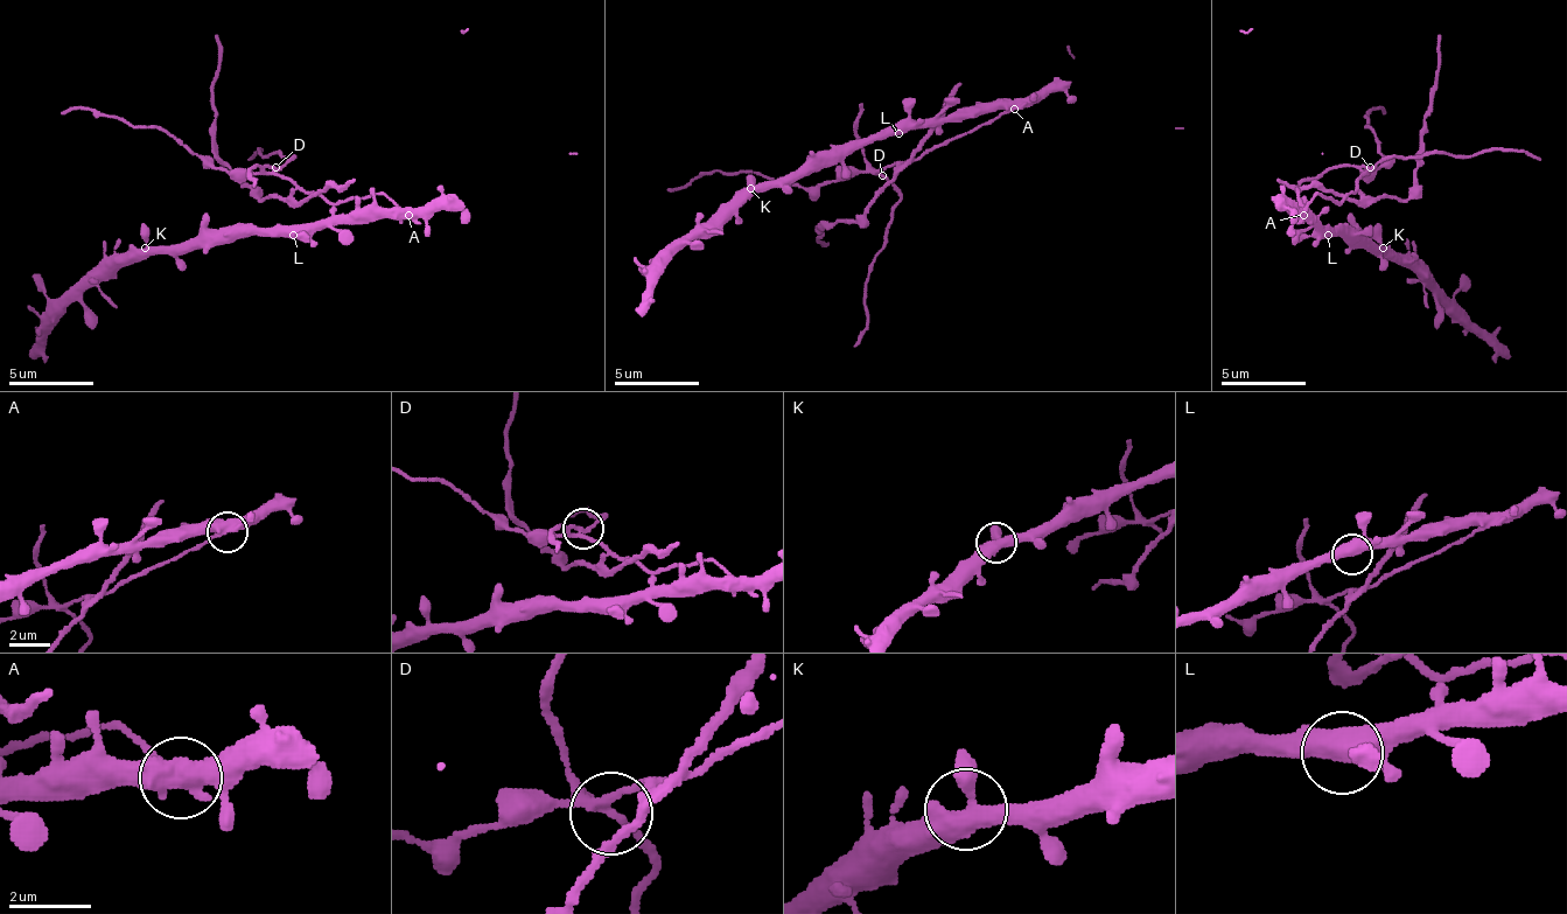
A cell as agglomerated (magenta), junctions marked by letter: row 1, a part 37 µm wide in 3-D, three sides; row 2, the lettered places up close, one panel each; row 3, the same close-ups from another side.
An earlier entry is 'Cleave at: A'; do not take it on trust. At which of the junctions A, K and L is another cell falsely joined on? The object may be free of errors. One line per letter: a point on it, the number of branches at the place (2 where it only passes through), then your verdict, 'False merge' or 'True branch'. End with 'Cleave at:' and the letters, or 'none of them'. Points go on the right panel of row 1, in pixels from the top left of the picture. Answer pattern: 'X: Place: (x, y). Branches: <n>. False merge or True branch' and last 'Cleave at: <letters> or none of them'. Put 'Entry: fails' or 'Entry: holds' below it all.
A: Place: (1303, 215). Branches: 3. False merge
K: Place: (1383, 248). Branches: 3. True branch
L: Place: (1328, 235). Branches: 3. True branch
Cleave at: A
Entry: holds

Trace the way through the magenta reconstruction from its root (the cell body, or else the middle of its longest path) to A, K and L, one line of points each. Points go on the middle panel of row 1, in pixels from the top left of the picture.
A: (958, 112), (997, 112), (1000, 107), (1013, 107)
K: (958, 112), (818, 151), (794, 172), (750, 188)
L: (958, 112), (942, 120), (908, 125), (899, 133)

